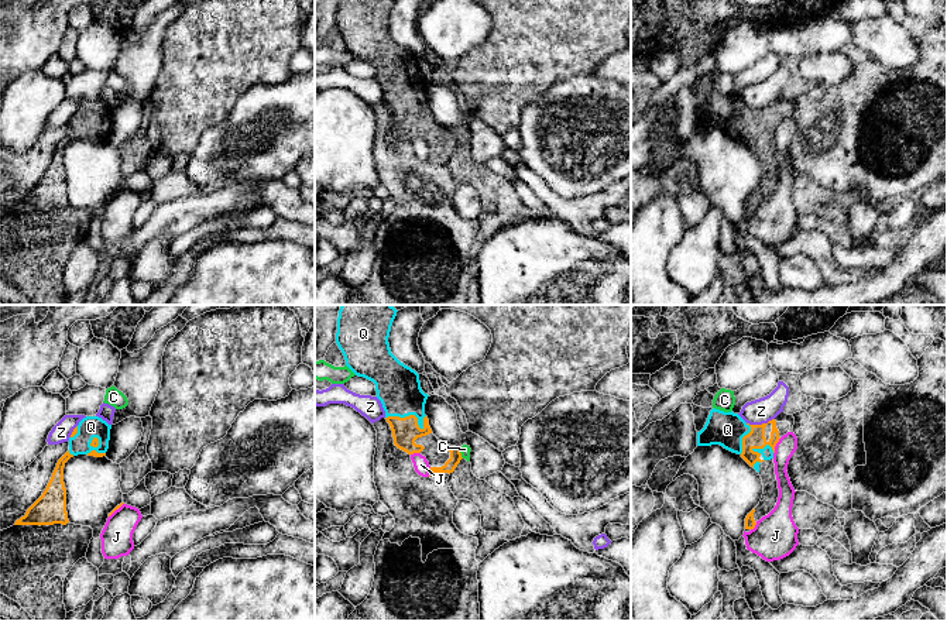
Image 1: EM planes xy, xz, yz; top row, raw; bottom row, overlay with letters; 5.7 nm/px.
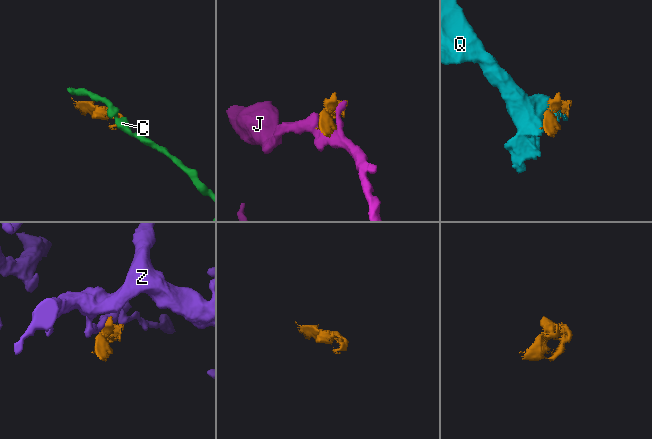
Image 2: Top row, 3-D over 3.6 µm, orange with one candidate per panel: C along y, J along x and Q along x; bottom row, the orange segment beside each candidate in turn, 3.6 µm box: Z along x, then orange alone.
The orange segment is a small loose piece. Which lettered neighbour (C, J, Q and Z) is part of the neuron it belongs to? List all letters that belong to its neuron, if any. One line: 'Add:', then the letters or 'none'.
Add: Q

